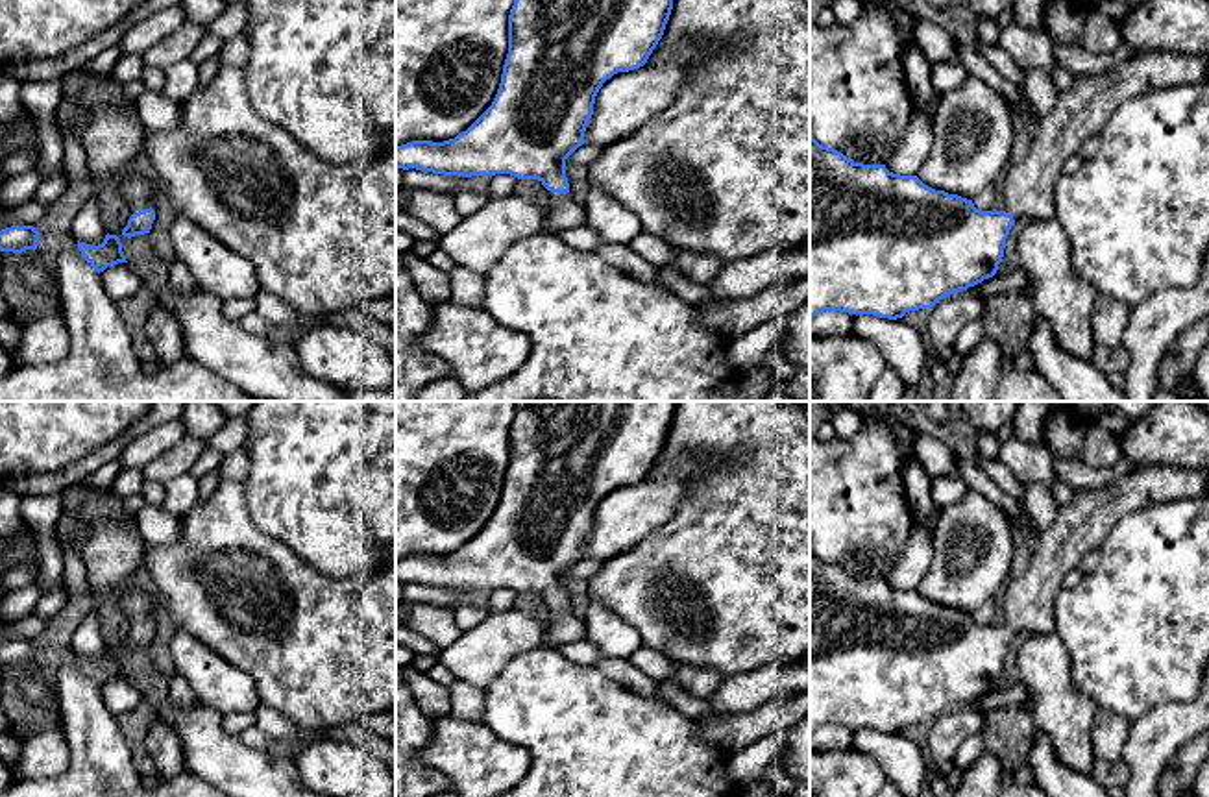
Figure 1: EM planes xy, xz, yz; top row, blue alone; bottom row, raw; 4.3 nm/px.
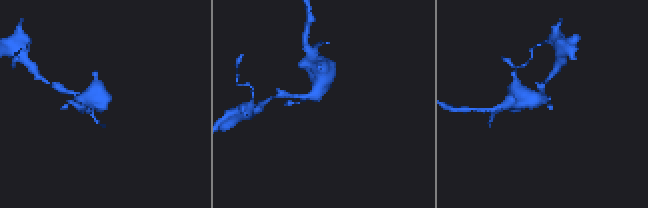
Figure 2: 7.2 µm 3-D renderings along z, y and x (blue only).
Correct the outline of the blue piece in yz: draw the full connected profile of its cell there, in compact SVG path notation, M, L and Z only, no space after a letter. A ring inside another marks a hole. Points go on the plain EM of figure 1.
M1139 466L1109 486L1074 492L1052 525L1041 531L1028 570L1008 584L1004 625L980 625L972 614L935 605L917 590L893 588L885 579L854 577L841 566L819 558L810 544L810 730L839 725L897 734L910 725L932 723L945 710L993 692L1002 677L1011 640L1056 632L1054 599L1063 588L1063 579L1080 568L1085 553L1100 547L1122 518L1150 505L1203 496L1207 488L1209 473L1205 470Z

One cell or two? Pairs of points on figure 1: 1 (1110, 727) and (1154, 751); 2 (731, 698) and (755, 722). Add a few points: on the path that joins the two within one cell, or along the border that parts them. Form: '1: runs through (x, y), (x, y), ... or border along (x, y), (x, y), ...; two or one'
1: border along (1132, 723), (1121, 759); two
2: border along (786, 698), (729, 716), (712, 714); two

